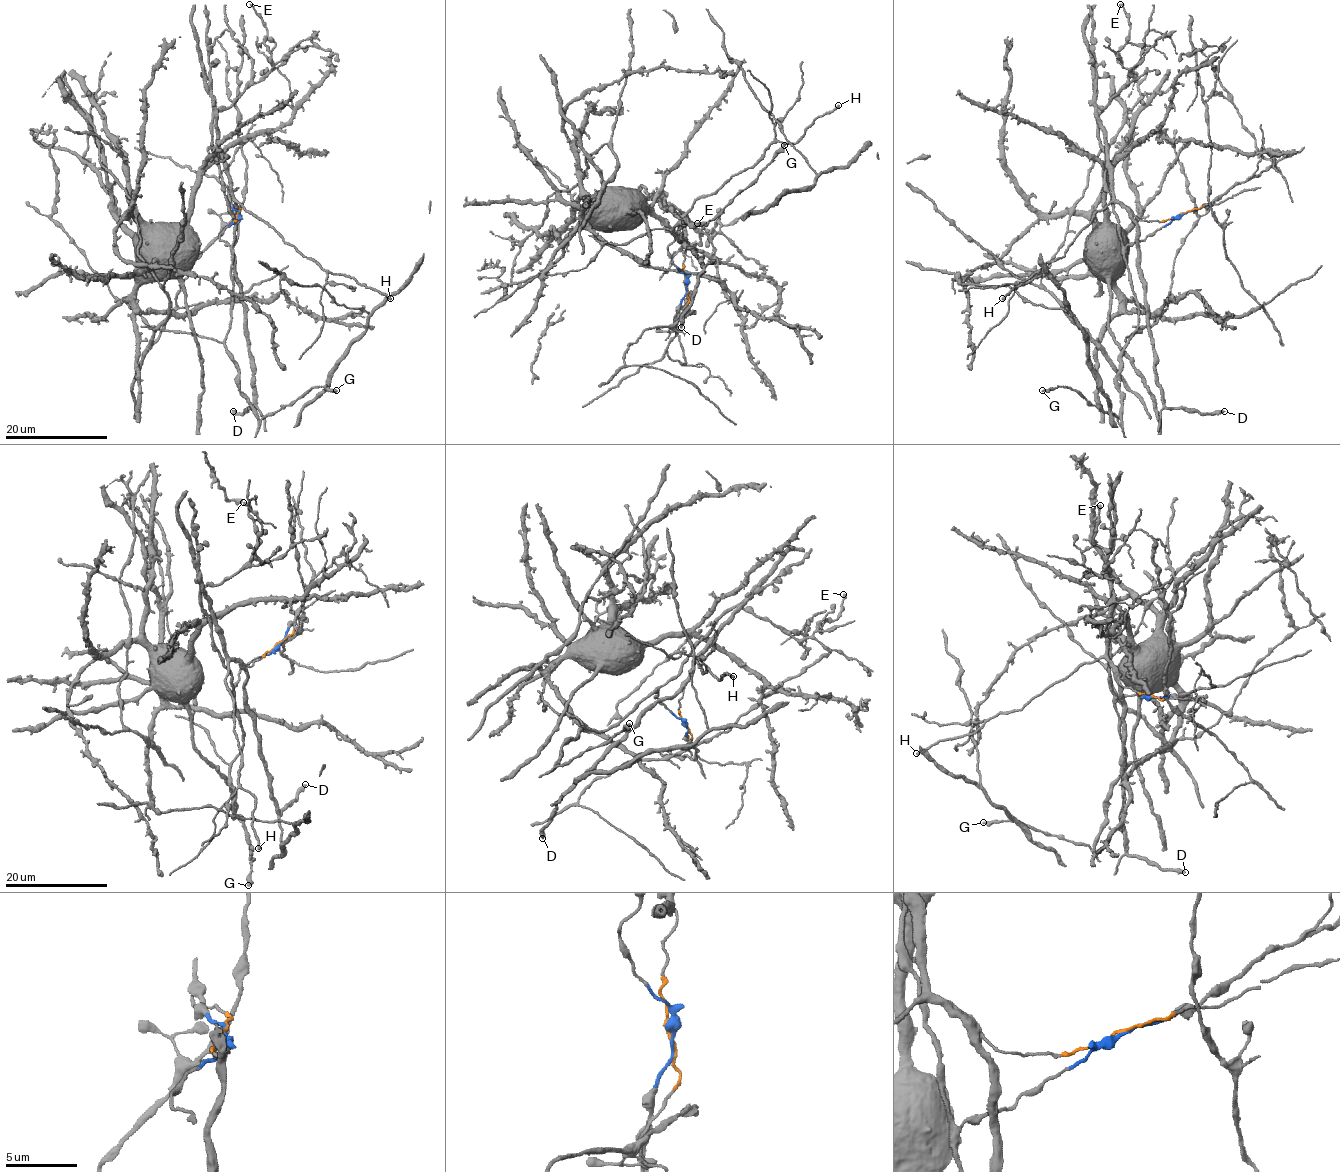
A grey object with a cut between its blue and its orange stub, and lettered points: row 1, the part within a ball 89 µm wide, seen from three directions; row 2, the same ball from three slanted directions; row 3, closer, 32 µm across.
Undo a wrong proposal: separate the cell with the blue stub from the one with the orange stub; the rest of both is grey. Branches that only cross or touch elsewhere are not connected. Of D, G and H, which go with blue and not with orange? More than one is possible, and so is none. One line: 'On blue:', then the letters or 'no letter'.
On blue: G

